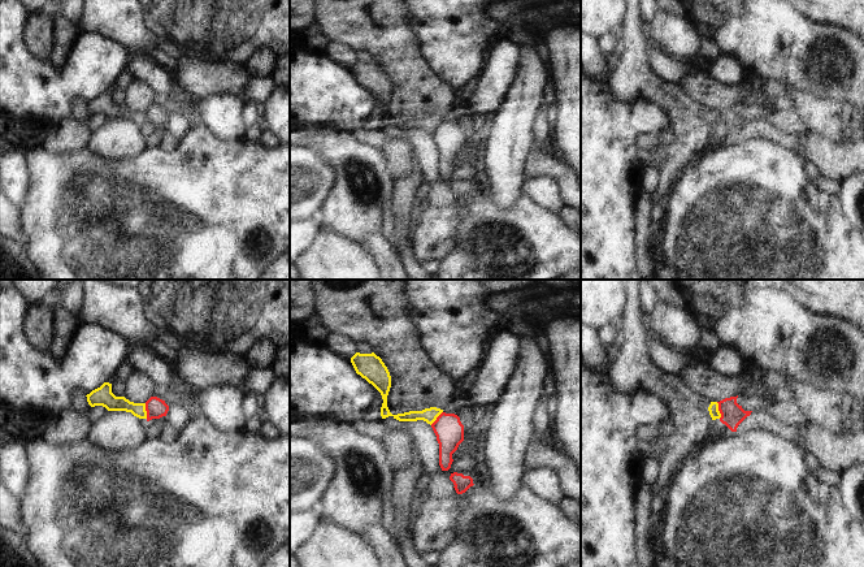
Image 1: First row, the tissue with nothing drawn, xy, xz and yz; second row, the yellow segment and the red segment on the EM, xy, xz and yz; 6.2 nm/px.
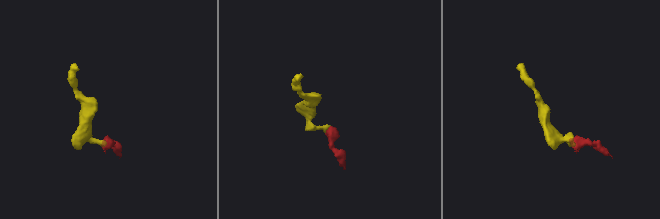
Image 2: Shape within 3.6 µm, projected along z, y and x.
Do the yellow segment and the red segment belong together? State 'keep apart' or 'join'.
keep apart

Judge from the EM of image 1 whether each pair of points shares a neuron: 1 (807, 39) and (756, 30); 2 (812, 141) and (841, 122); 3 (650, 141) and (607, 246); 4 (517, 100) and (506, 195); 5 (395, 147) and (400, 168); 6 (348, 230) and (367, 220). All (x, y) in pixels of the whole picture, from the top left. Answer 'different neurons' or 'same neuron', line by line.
1: same neuron
2: different neurons
3: different neurons
4: same neuron
5: same neuron
6: same neuron

